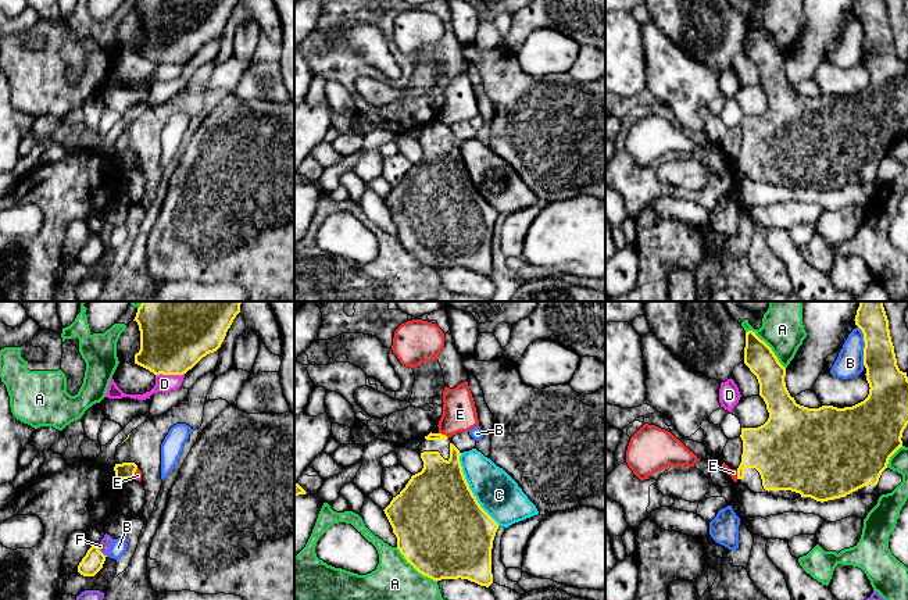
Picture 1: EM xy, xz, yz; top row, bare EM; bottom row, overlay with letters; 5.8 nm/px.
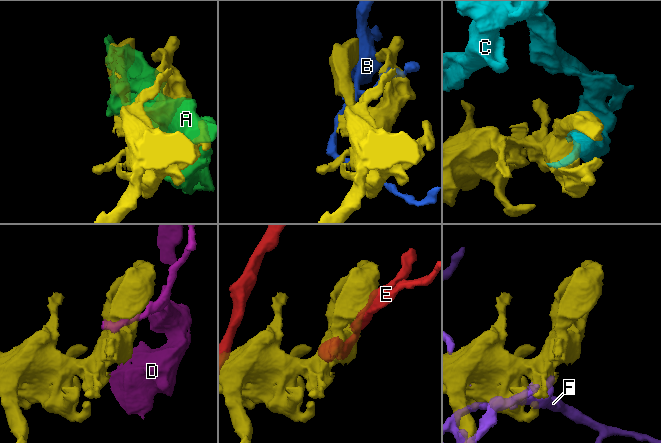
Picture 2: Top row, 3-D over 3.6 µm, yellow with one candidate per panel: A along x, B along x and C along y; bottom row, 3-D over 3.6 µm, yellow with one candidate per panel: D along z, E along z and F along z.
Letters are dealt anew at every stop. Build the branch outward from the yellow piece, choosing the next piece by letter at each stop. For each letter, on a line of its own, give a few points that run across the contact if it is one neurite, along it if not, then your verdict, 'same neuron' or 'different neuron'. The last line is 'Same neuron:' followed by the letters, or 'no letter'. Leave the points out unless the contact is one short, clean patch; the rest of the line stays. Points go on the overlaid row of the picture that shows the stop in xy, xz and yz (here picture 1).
A: different neuron
B: different neuron
C: different neuron
D: line xy (183, 372), (156, 375); different neuron
E: line xz (439, 432), (447, 438); different neuron
F: different neuron
Same neuron: no letter

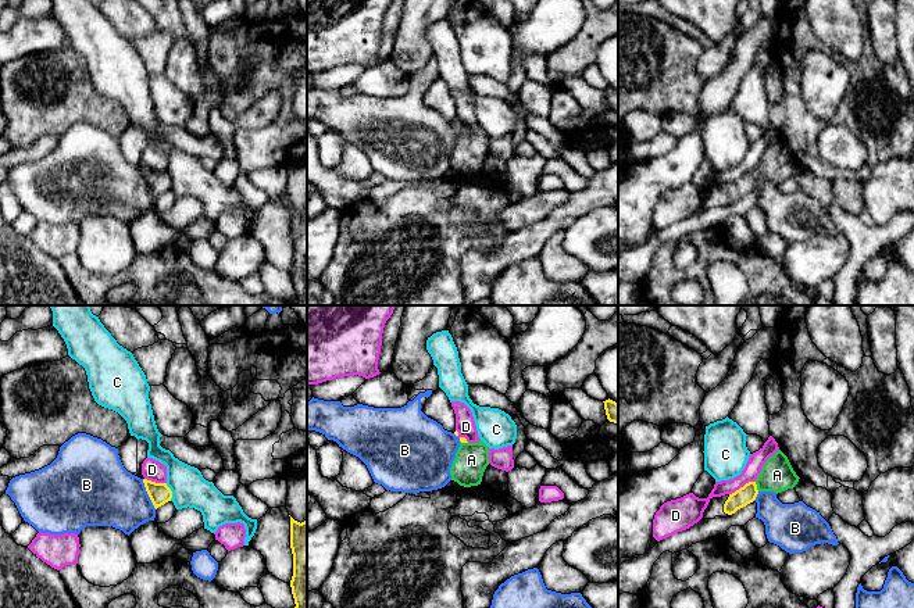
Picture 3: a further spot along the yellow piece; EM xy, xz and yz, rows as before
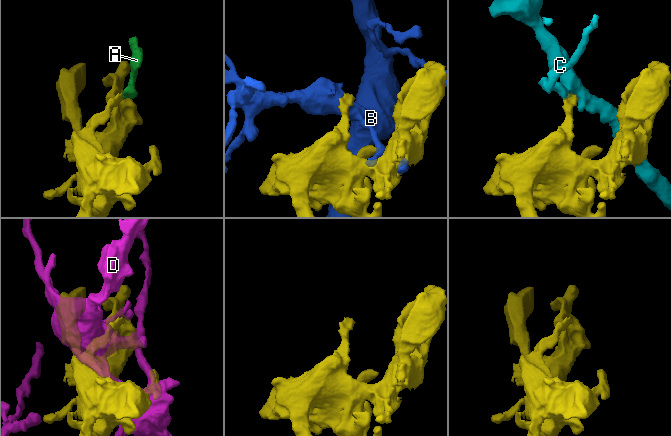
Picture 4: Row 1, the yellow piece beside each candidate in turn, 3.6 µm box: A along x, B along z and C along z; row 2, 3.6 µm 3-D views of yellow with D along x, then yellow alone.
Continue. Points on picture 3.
A: line yz (746, 494), (756, 486), (777, 475); same neuron
B: different neuron
C: different neuron
D: different neuron
Same neuron: A

